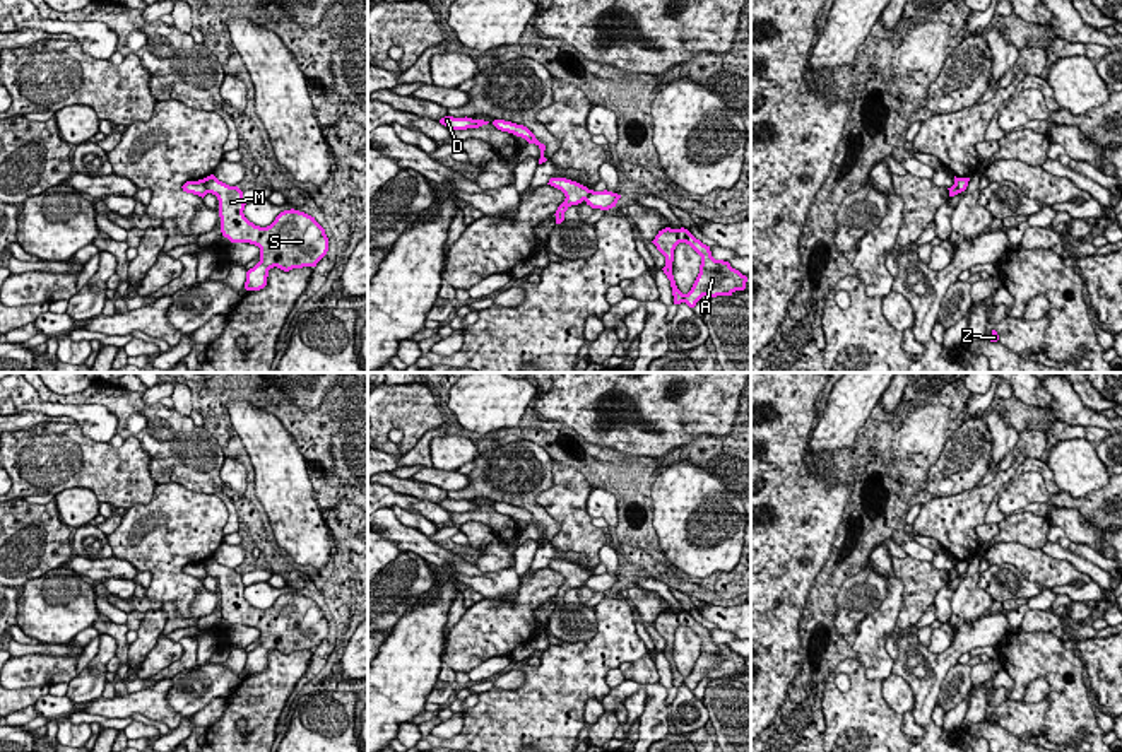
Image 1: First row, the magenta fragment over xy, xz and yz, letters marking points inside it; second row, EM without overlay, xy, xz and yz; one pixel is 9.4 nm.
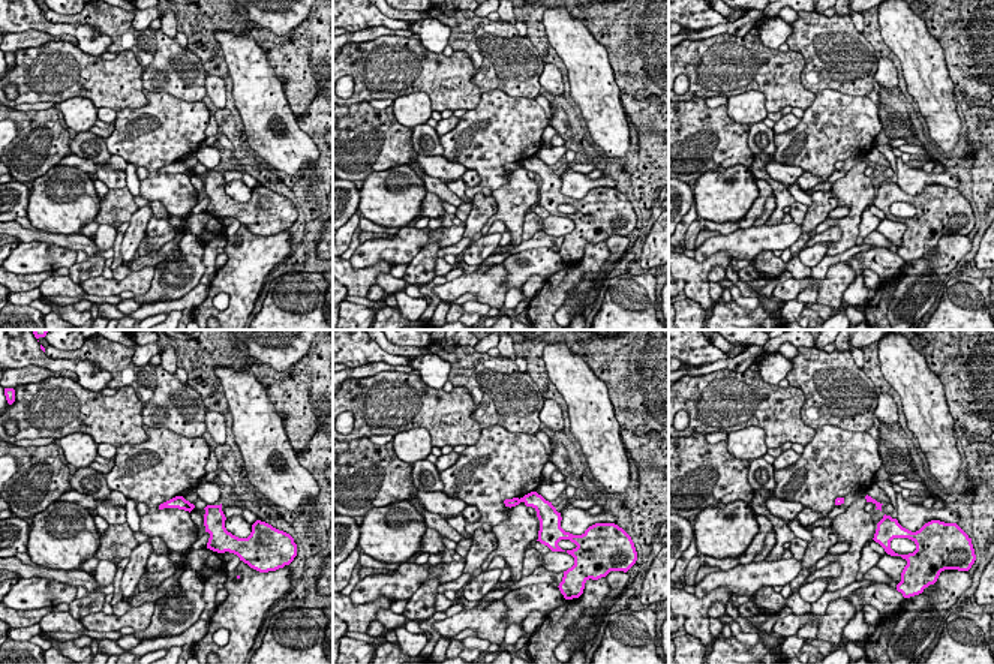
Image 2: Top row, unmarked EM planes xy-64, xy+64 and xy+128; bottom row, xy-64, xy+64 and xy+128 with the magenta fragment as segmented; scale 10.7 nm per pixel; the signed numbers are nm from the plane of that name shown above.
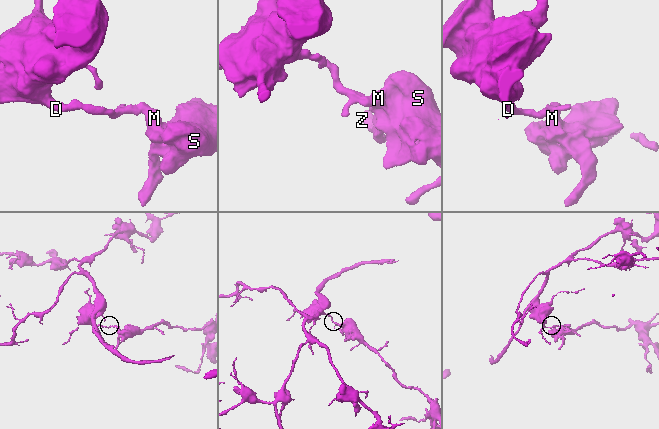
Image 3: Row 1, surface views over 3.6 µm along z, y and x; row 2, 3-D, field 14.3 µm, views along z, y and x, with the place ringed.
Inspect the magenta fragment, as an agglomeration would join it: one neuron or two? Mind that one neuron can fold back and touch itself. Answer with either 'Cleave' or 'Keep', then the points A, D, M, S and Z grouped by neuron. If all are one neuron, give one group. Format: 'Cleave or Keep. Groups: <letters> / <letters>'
Cleave. Groups: A M S Z / D

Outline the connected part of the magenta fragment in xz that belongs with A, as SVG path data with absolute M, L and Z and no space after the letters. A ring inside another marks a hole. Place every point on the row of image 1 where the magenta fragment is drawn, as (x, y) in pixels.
M665 227L658 231L652 243L665 256L662 270L670 280L674 304L686 303L689 308L694 308L703 296L732 296L735 291L746 289L747 277L732 268L729 261L715 260L710 246L703 244L684 227ZM679 243L689 244L701 256L700 273L688 294L677 289L672 275L674 250Z

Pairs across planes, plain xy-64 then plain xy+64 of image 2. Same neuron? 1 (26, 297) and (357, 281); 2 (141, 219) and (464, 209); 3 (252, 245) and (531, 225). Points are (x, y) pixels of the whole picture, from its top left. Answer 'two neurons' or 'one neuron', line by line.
1: two neurons
2: two neurons
3: two neurons

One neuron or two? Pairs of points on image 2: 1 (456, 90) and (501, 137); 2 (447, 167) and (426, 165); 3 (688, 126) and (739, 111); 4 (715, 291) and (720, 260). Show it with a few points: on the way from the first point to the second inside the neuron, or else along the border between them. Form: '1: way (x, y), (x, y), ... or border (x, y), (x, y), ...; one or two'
1: border (482, 93), (477, 105), (467, 111); two
2: way (443, 167), (431, 165); one
3: border (724, 105), (733, 120), (750, 126); two
4: border (709, 282), (709, 297), (714, 302); two

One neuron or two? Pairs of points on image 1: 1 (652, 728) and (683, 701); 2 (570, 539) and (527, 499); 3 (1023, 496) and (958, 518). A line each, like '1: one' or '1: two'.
1: two
2: two
3: two

